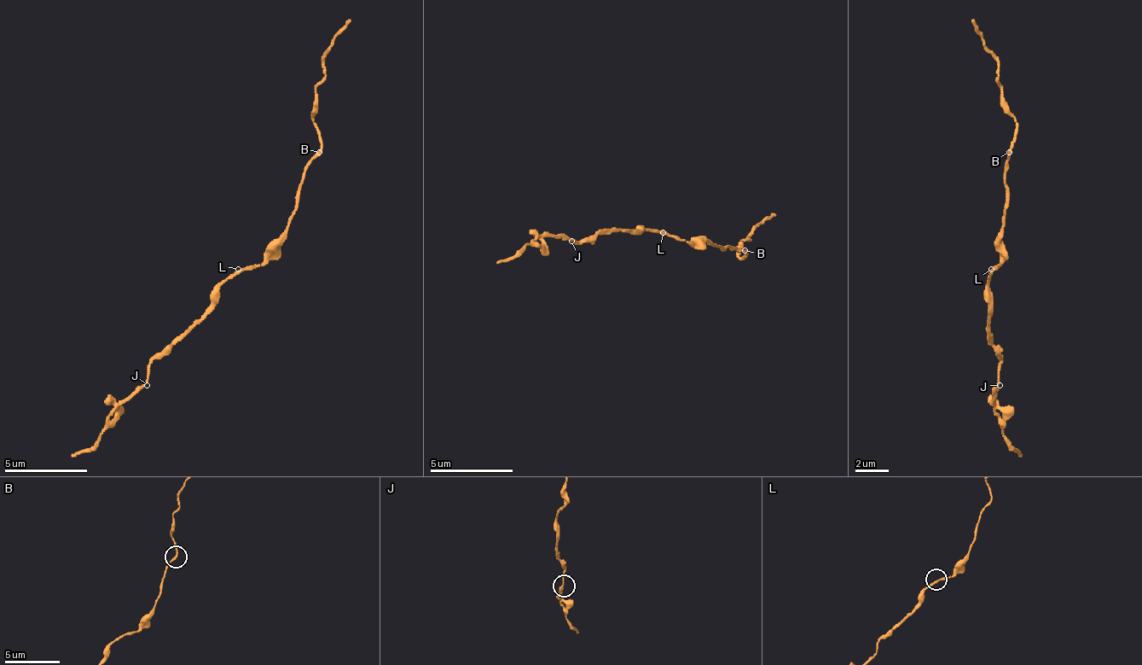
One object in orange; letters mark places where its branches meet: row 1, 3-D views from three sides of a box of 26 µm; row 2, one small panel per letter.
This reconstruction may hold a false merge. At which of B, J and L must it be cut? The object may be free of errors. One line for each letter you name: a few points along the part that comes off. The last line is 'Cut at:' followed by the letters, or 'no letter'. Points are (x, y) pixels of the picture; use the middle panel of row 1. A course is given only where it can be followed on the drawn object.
B: course (745, 249), (737, 258), (750, 232), (774, 212)
Cut at: B

